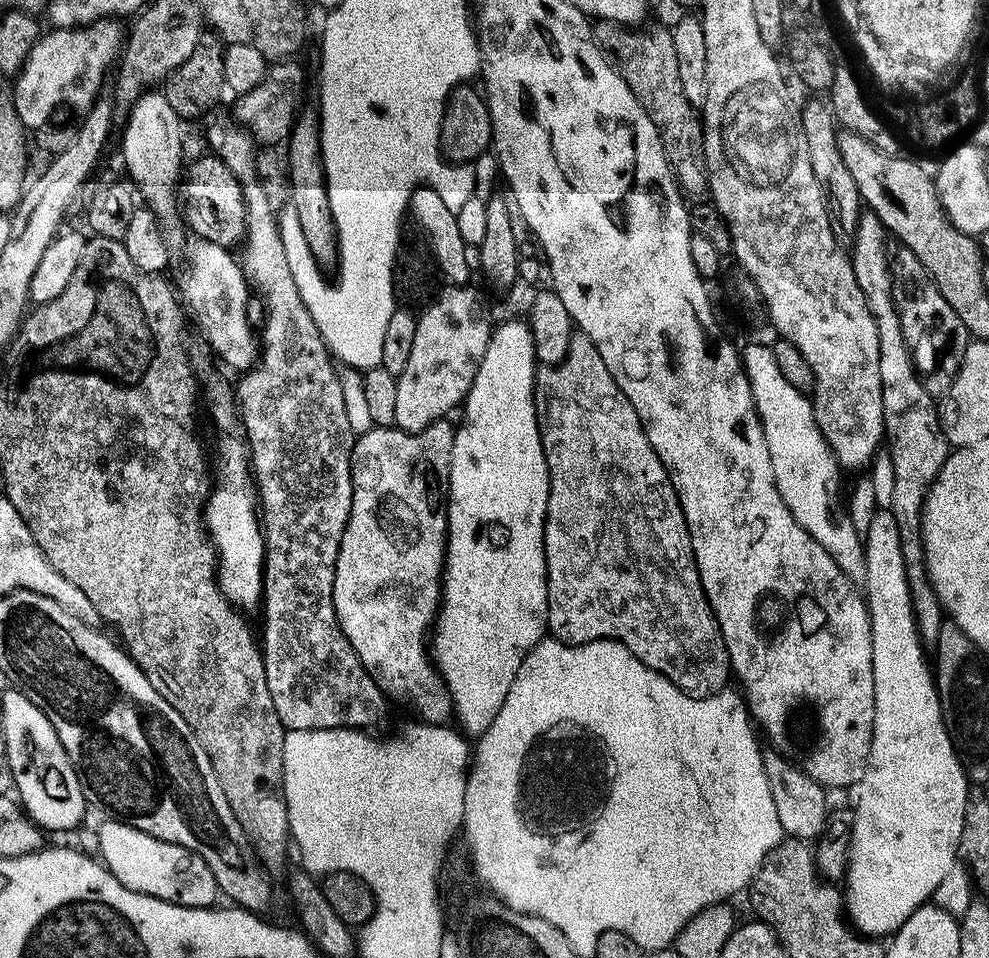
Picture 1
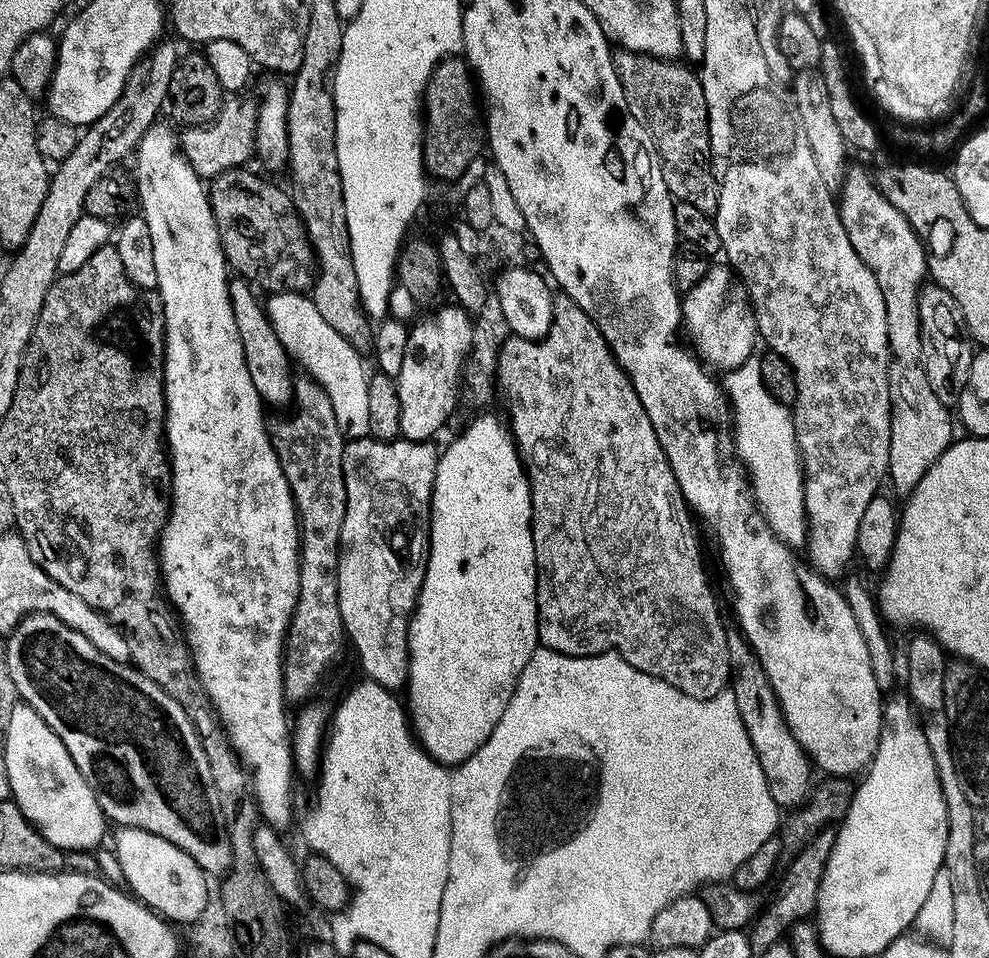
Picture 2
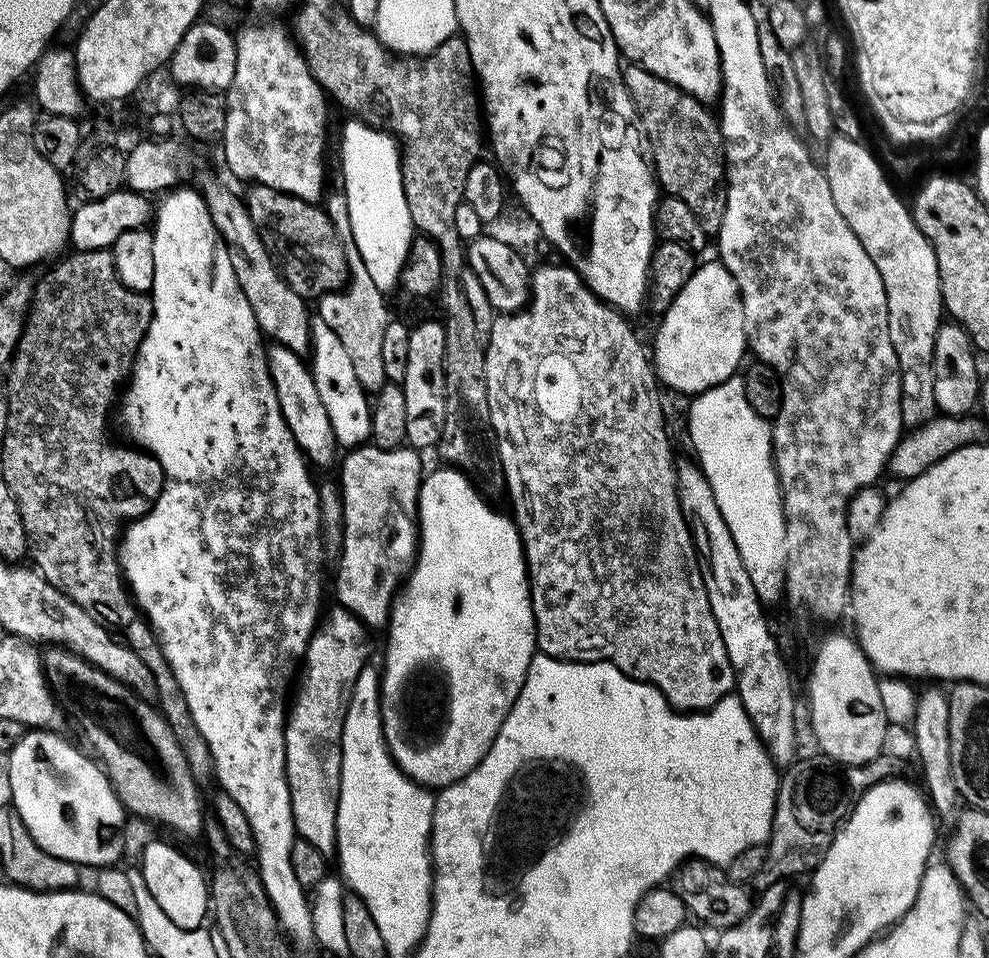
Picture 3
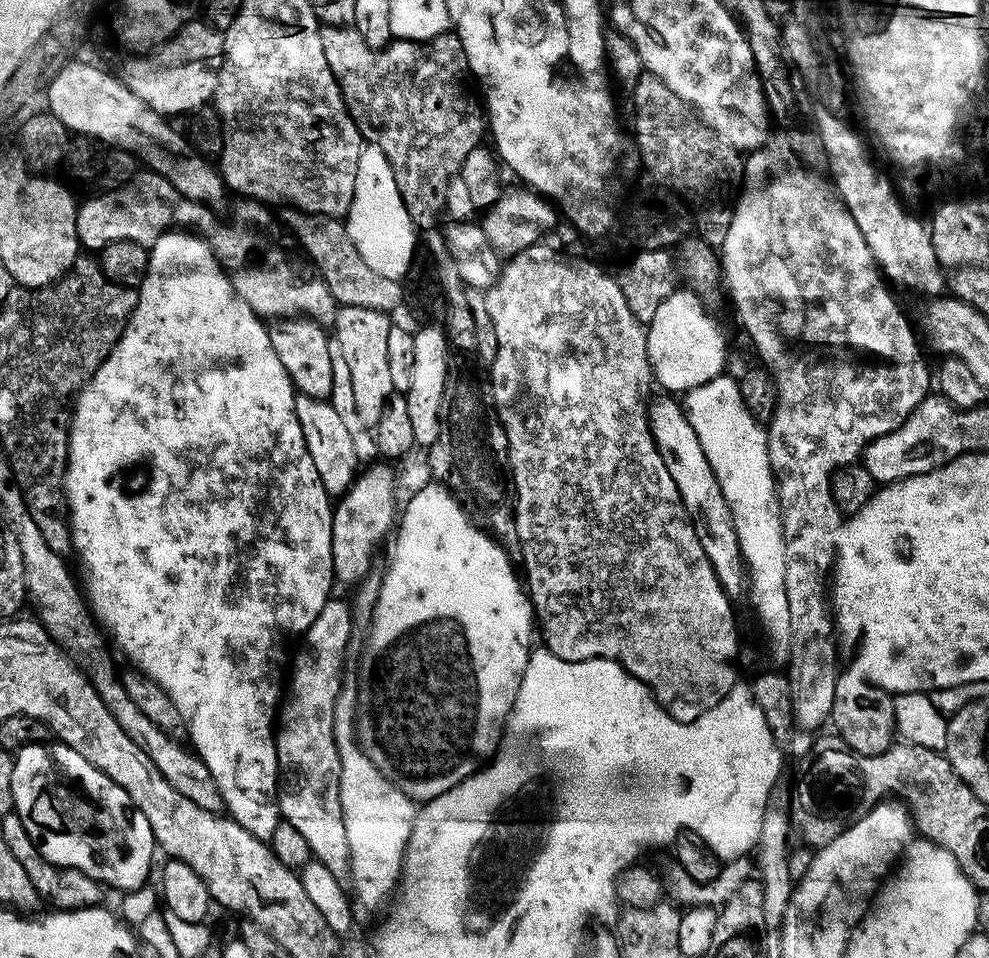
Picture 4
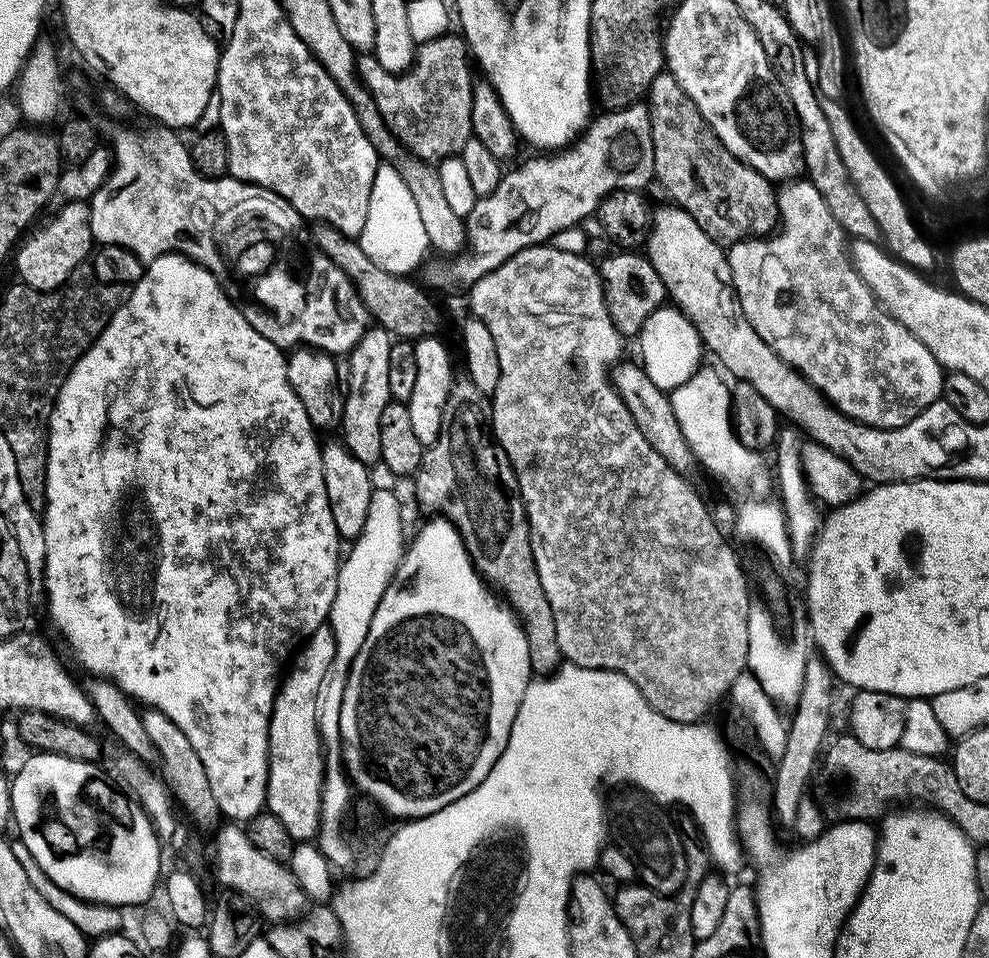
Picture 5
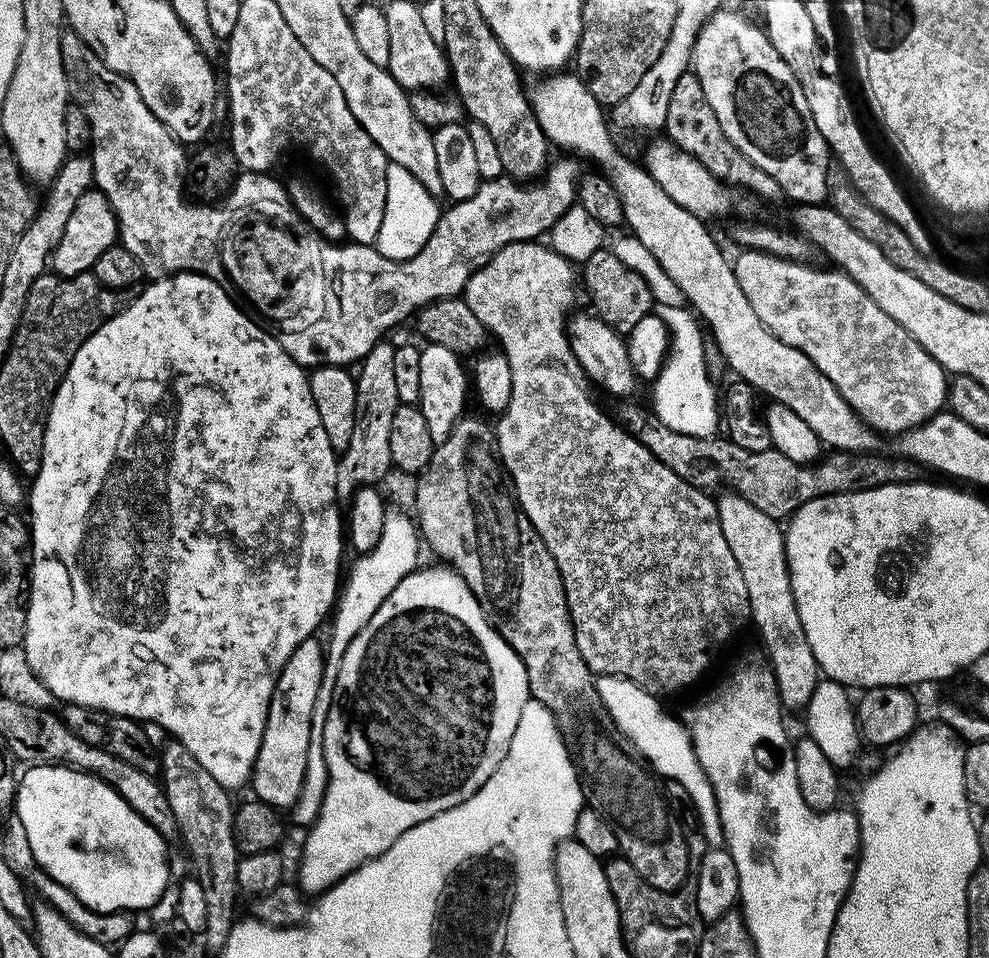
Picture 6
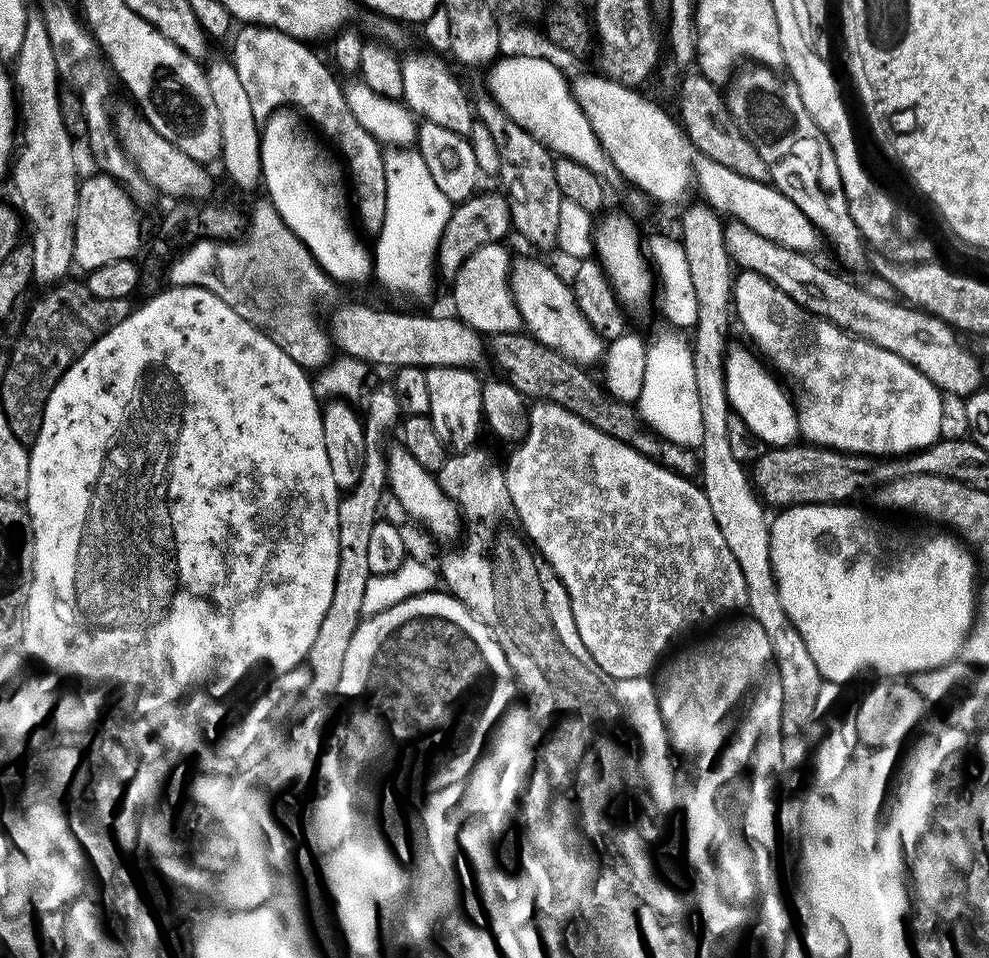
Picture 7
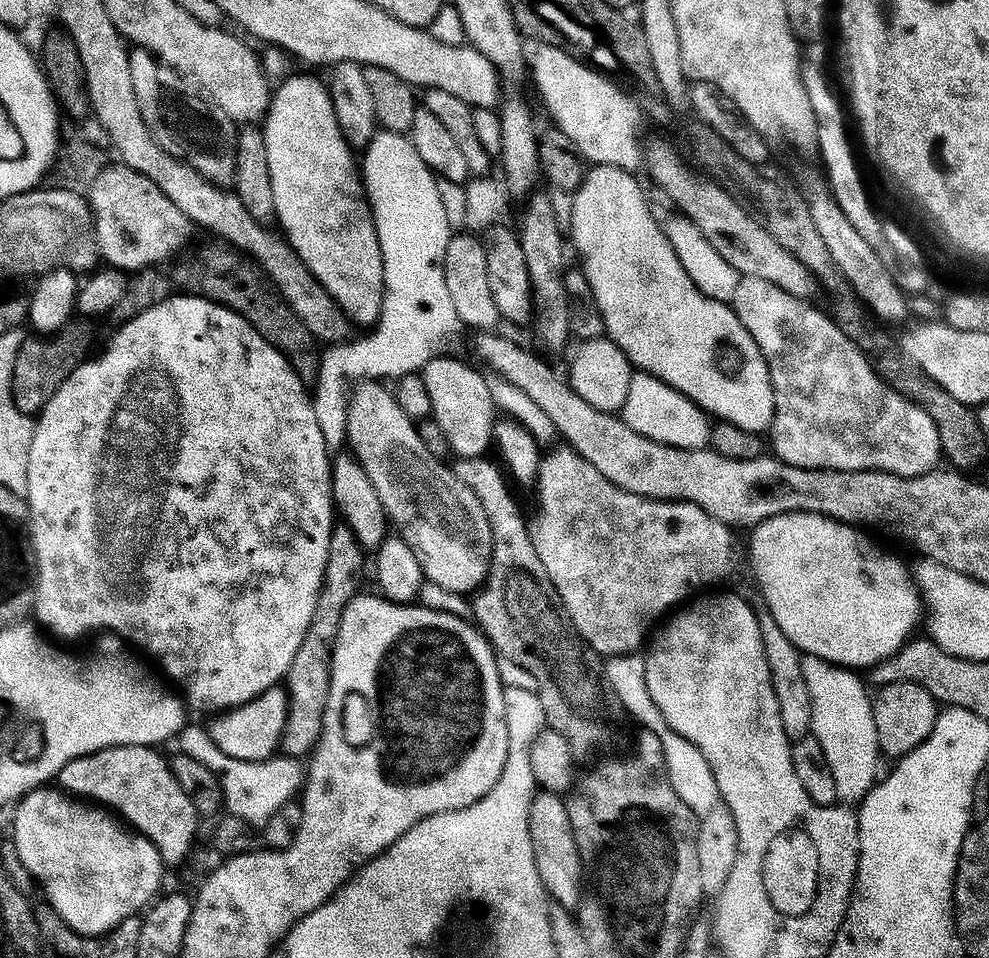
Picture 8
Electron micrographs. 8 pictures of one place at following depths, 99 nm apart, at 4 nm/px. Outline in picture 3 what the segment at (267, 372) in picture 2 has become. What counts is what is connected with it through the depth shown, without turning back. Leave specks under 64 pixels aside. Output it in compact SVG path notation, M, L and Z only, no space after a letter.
M273 343L266 352L268 358L268 373L278 398L278 406L286 426L290 426L290 434L294 434L296 445L304 453L309 465L324 468L338 453L334 429L330 417L318 396L318 389L309 367L304 364L297 353L283 348L281 344Z

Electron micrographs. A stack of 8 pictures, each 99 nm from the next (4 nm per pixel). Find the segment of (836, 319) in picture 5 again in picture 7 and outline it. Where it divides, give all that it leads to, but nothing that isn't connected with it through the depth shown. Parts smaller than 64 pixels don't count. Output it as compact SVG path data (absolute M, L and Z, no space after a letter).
M739 271L733 279L733 303L734 314L736 314L744 326L747 334L754 340L755 344L762 350L763 354L786 375L794 378L800 385L804 386L804 408L797 409L797 416L800 420L800 433L807 443L817 447L837 449L839 452L862 453L866 456L883 456L891 458L893 456L908 455L911 452L917 452L928 448L934 441L941 437L942 424L944 422L944 399L943 393L939 388L916 367L911 367L905 360L896 354L883 350L877 344L870 343L851 332L845 331L844 328L820 317L808 315L804 308L798 306L796 302L788 295L783 294L776 286L769 282L768 279L762 278L760 274L754 271Z

